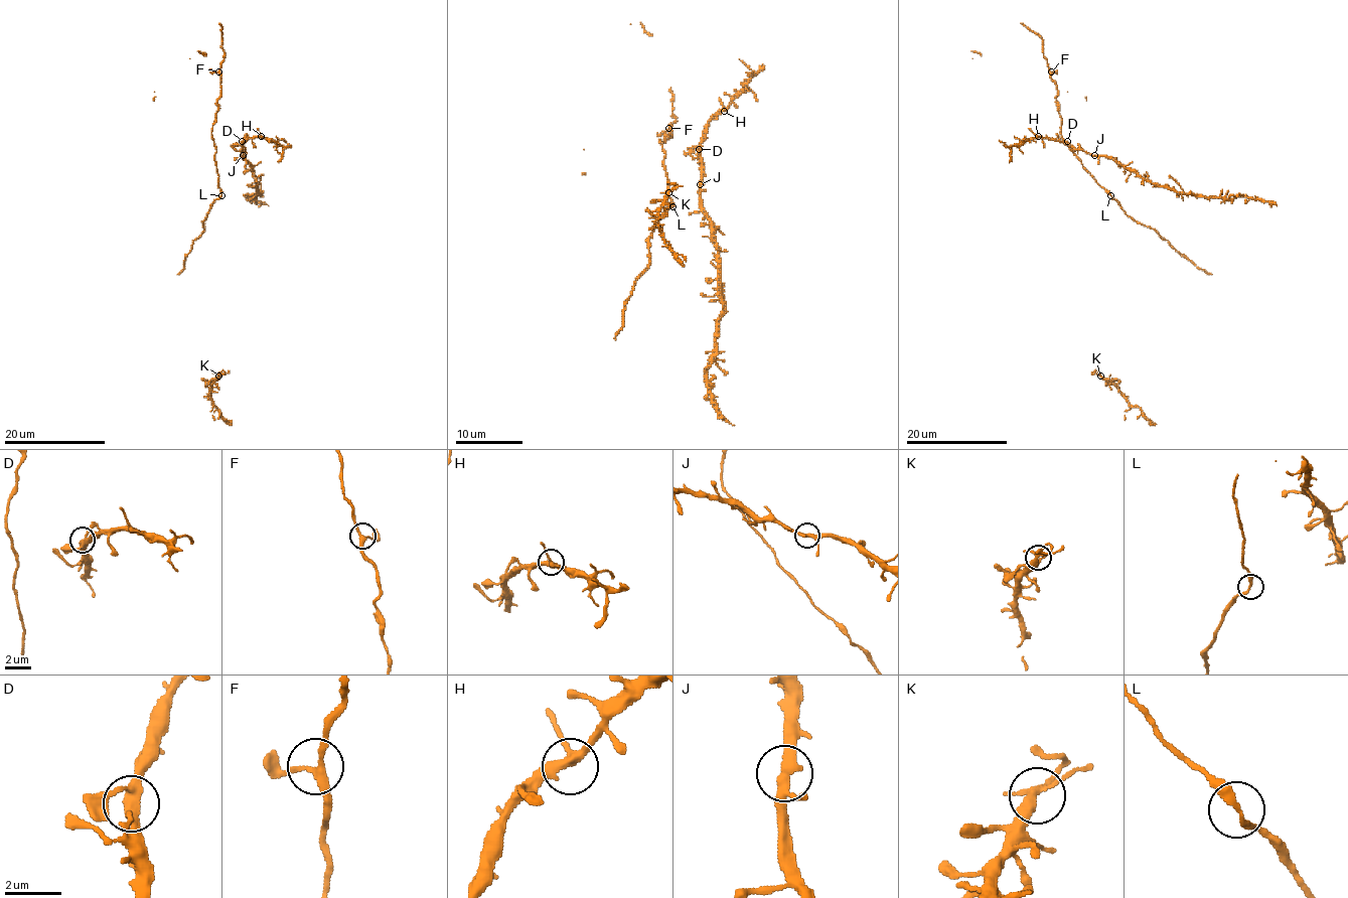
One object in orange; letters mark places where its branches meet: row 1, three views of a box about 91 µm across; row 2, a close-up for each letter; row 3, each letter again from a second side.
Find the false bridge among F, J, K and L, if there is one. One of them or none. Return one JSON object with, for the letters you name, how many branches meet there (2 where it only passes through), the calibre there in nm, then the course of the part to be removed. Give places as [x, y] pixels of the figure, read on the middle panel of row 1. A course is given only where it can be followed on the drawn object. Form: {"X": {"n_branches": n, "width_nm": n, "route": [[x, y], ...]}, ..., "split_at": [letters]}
{"split_at": []}

